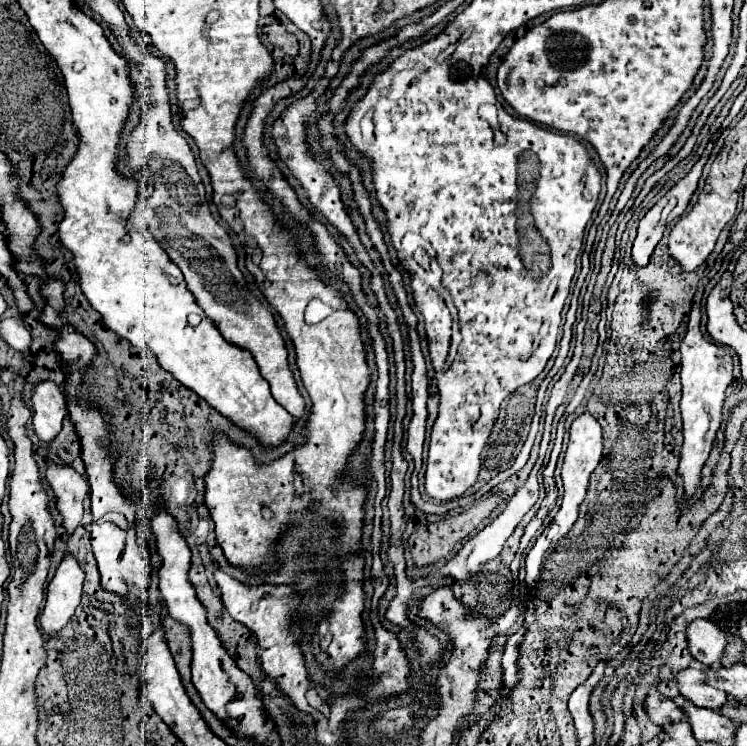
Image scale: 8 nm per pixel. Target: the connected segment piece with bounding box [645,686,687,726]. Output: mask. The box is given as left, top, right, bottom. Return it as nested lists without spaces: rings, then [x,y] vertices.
[[[655,686],[649,690],[647,698],[645,698],[645,710],[651,718],[653,724],[659,726],[667,726],[667,724],[675,724],[685,720],[685,712],[667,696],[663,696]]]

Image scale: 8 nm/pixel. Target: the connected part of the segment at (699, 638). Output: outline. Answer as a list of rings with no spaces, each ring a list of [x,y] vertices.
[[[693,620],[687,628],[689,650],[695,660],[705,666],[713,666],[721,662],[727,646],[725,634],[711,620]]]

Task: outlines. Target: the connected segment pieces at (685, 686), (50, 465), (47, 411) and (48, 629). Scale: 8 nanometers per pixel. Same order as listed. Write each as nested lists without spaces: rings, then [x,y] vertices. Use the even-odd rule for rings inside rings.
[[[685,668],[677,676],[677,686],[681,696],[701,708],[719,710],[727,702],[727,694],[707,684],[707,672],[697,668]]]
[[[47,460],[45,480],[55,494],[55,508],[63,516],[63,528],[71,534],[83,518],[83,500],[89,484],[71,466],[59,466],[51,460]]]
[[[37,382],[31,392],[33,428],[41,444],[49,442],[61,432],[63,418],[67,414],[67,400],[55,382]]]
[[[65,554],[53,580],[47,586],[47,602],[40,615],[39,625],[44,634],[55,634],[71,620],[81,600],[83,570],[73,554]]]

